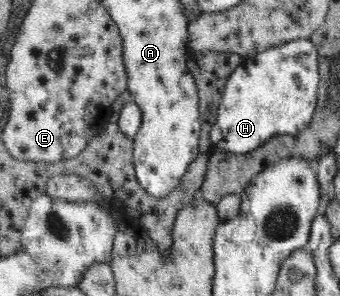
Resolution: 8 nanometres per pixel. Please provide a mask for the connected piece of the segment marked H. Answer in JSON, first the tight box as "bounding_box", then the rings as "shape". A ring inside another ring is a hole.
{"bounding_box":[209,39,319,154],"shape":[[[298,39],[244,58],[227,79],[216,123],[209,131],[213,148],[248,154],[280,136],[296,136],[310,123],[318,99],[319,53],[311,39]]]}

